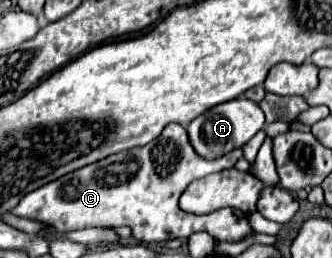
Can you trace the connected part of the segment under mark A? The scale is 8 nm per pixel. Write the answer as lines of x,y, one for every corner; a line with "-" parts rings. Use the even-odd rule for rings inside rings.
242,96
242,98
236,98
232,102
214,106
206,114
200,114
198,118
194,118
188,126
188,136
190,136
194,150
200,156
218,158
234,148
244,146
258,130
262,130
262,126
264,126
264,114
262,114
260,106

